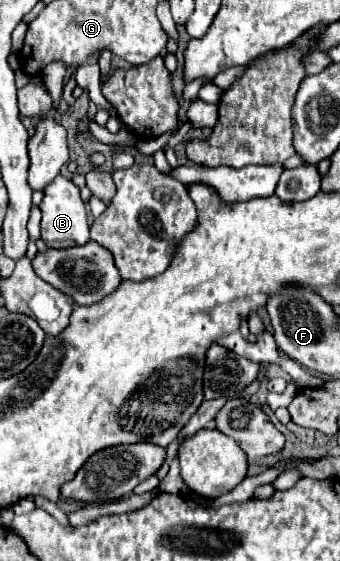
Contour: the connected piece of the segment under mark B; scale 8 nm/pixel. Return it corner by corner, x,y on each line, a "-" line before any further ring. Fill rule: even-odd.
56,176
44,190
44,200
40,202
42,210
42,240
48,248
66,248
68,244
86,244
88,236
88,218
86,208
80,198
80,190
74,186
72,180
64,176

